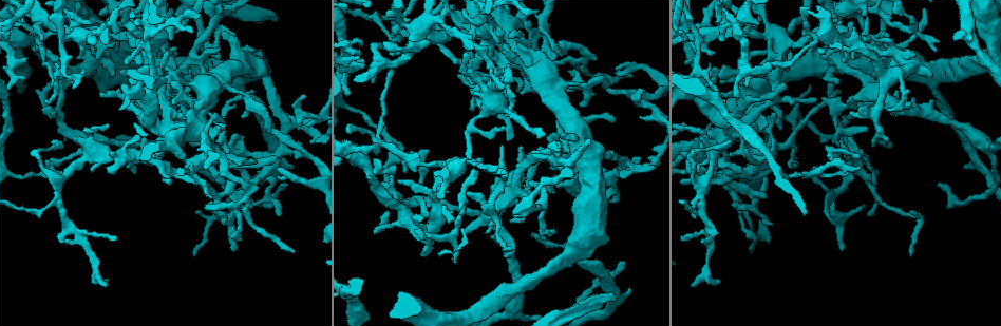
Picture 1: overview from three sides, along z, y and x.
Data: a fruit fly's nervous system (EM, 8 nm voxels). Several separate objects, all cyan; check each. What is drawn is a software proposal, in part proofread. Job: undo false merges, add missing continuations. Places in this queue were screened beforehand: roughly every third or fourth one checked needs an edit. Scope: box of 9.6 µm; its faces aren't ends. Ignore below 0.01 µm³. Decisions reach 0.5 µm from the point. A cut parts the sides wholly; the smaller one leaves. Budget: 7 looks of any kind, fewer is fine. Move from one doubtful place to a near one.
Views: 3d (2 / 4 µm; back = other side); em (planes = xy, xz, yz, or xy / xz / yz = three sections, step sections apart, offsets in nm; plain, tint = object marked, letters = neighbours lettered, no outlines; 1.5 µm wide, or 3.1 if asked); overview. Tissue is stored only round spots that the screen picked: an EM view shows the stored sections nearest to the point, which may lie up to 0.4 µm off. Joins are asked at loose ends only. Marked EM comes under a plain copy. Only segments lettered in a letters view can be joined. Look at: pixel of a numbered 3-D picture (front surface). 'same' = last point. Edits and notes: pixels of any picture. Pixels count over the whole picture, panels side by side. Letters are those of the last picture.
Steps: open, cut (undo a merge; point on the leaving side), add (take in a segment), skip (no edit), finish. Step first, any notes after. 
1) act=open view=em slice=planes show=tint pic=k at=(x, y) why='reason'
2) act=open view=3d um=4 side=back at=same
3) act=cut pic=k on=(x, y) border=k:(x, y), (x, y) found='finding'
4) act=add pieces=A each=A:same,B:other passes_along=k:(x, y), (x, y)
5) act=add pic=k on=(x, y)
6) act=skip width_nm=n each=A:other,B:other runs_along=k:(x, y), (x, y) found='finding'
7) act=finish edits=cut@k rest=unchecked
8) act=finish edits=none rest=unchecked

act=open view=em slice=xy step=4 show=letters pic=1 at=(886, 39) why='free end'

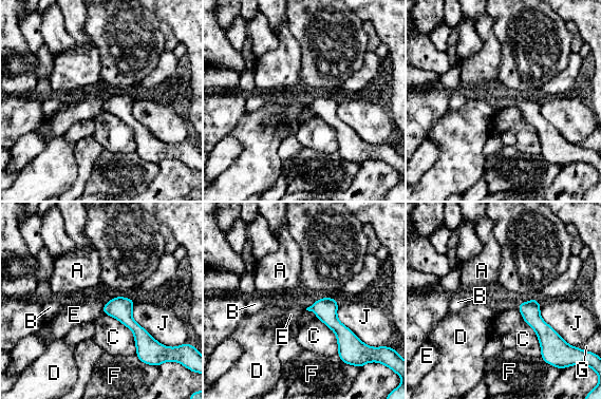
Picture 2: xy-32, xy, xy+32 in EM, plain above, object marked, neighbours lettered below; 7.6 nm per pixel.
act=open view=em slice=planes show=letters at=same

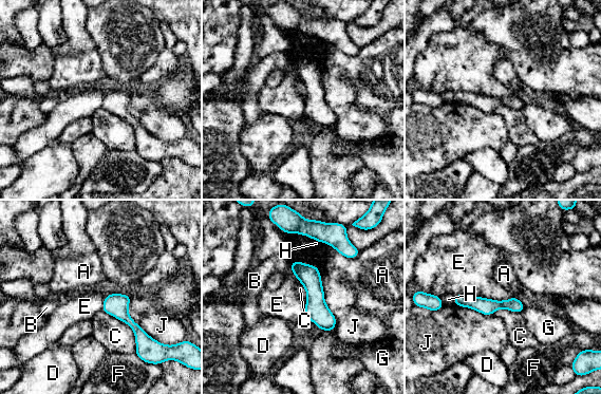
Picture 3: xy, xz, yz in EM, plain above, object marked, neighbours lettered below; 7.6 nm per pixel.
act=skip each=A:other,B:other,C:other,D:other,E:other,F:other,G:other,H:other,J:other found='none of them fits'

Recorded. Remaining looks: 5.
act=open view=3d um=4 side=back pic=1 at=(693, 286) why='an open end'

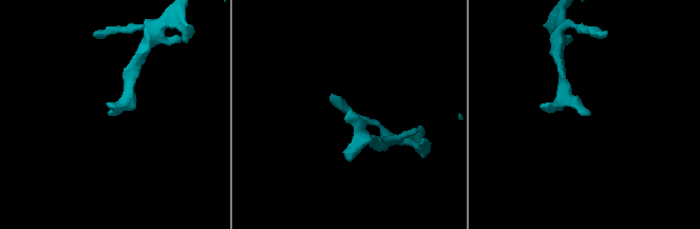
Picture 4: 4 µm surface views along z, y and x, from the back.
act=open view=em slice=yz step=8 show=tint pic=4 at=(350, 112)

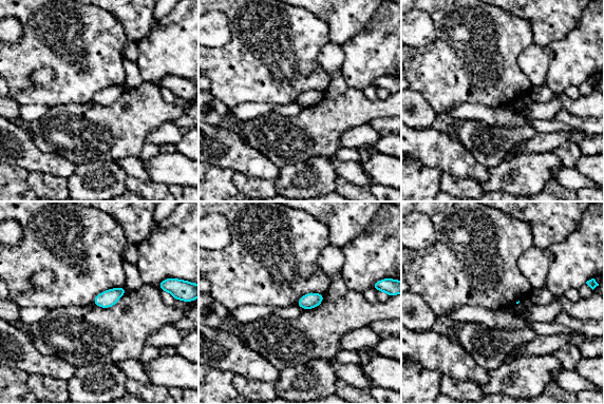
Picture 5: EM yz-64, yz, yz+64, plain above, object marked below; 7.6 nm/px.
act=open view=em slice=planes show=letters at=same why='cut it another way'

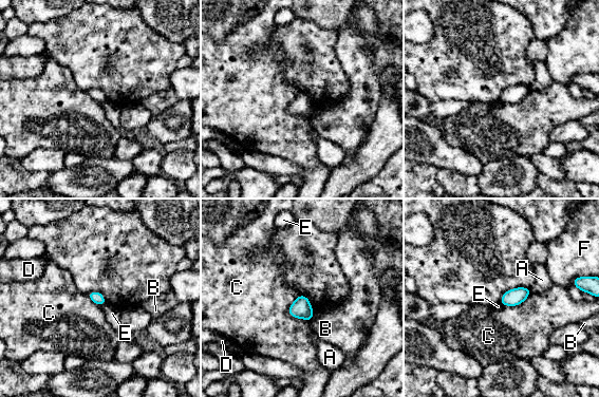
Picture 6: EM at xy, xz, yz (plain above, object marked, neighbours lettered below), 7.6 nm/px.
act=skip each=A:other,B:other,C:other,D:other,E:other,F:other border=6:(106, 302), (100, 306) found='none of them fits'

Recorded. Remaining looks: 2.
act=open view=3d um=2 pic=1 at=(464, 32) why='thick turns thin'

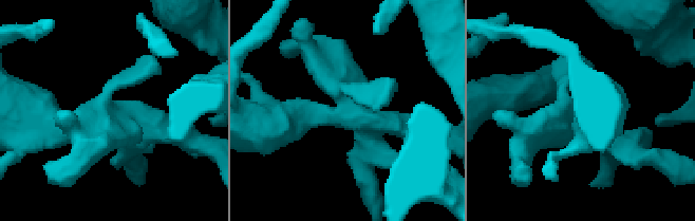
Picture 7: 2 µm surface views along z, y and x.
act=open view=em slice=xy step=8 show=letters pic=7 at=(121, 124) why='need the tissue'

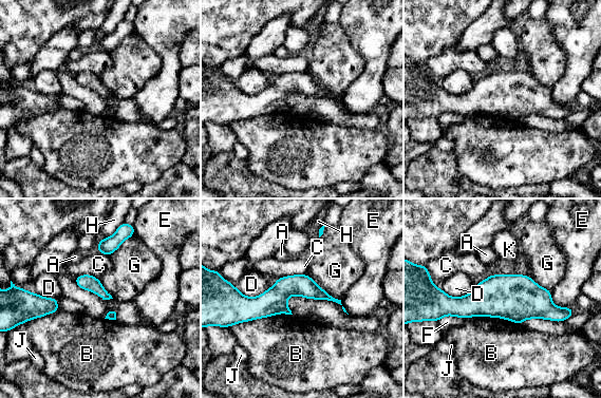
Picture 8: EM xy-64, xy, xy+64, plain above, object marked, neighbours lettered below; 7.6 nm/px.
act=skip longest_contact=B:460nm each=A:other,B:other,C:other,D:other,E:other,F:other,G:other,H:other,J:other,K:other runs_along=8:(443, 306), (539, 305), (566, 313) found='continuous, no second neuron'

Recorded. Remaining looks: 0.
act=finish edits=none rest=unchecked

